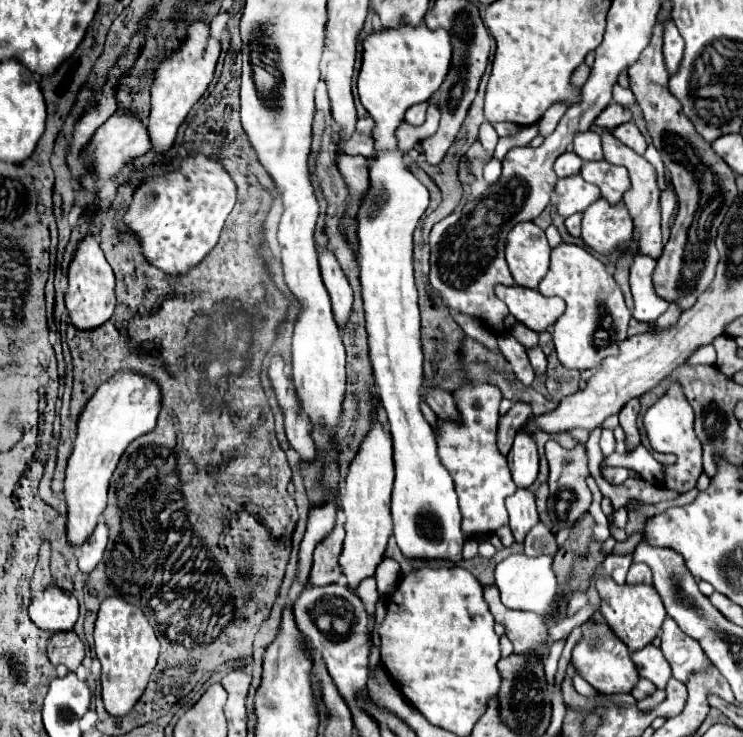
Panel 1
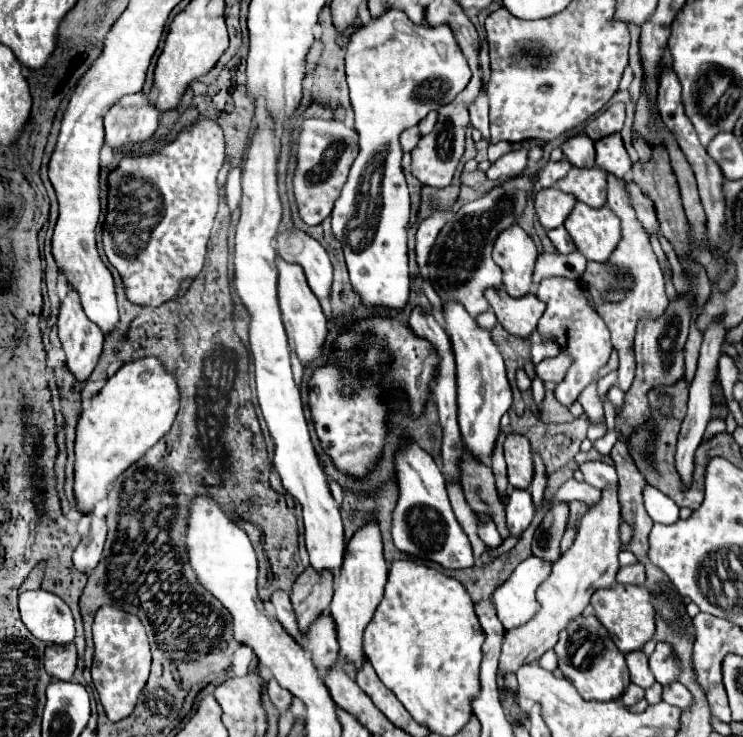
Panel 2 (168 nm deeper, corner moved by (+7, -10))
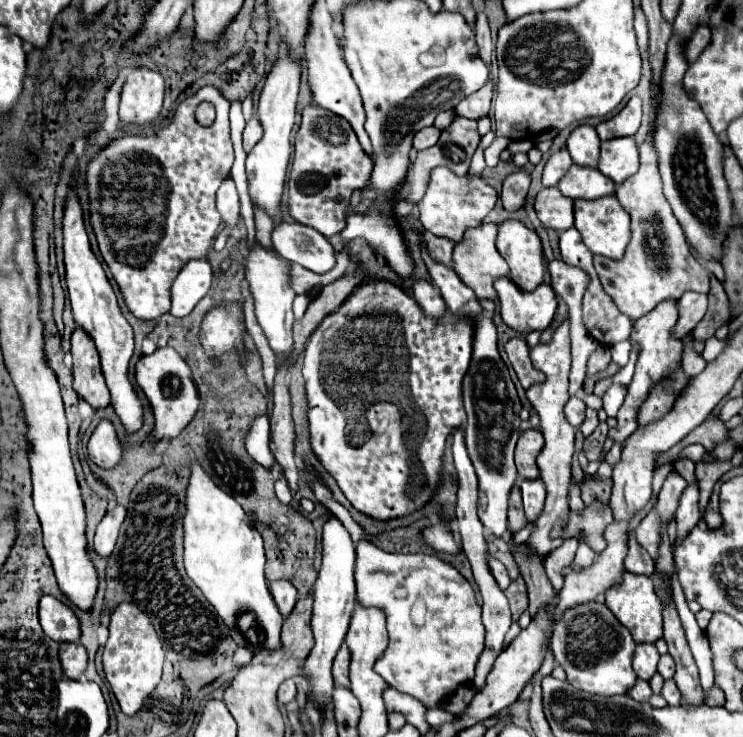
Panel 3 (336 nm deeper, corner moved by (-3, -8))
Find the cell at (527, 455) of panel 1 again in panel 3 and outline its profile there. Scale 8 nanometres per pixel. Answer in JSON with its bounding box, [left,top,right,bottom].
[516,430,544,480]

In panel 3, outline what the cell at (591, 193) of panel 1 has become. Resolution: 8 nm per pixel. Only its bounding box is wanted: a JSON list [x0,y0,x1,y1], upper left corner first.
[534,188,574,232]

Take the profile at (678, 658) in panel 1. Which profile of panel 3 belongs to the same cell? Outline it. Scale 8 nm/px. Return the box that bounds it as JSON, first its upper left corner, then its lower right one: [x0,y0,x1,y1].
[658,654,674,680]

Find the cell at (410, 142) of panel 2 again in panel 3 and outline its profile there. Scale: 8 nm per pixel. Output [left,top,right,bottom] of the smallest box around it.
[414,126,440,150]

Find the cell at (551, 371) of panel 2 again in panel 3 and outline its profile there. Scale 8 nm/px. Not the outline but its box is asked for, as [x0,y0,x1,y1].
[586,344,610,376]

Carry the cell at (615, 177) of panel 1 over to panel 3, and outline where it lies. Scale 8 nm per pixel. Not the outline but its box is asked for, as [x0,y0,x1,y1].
[558,166,616,200]

